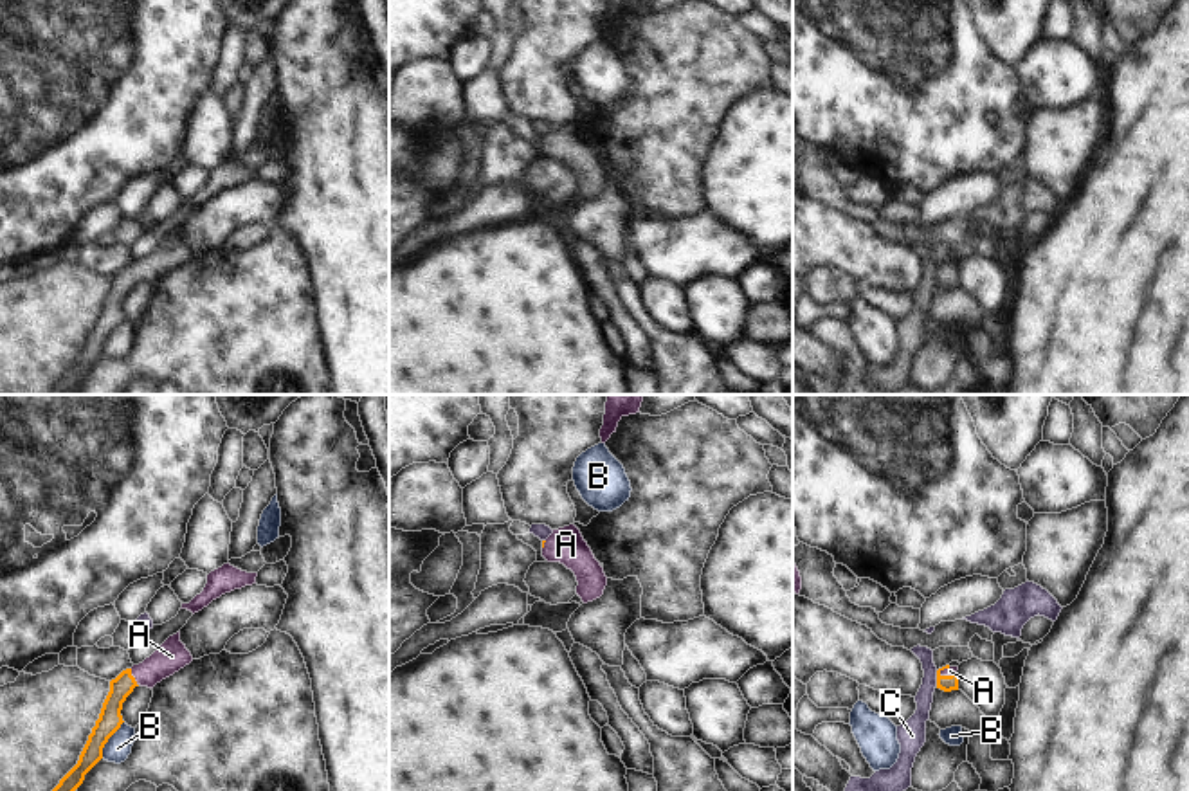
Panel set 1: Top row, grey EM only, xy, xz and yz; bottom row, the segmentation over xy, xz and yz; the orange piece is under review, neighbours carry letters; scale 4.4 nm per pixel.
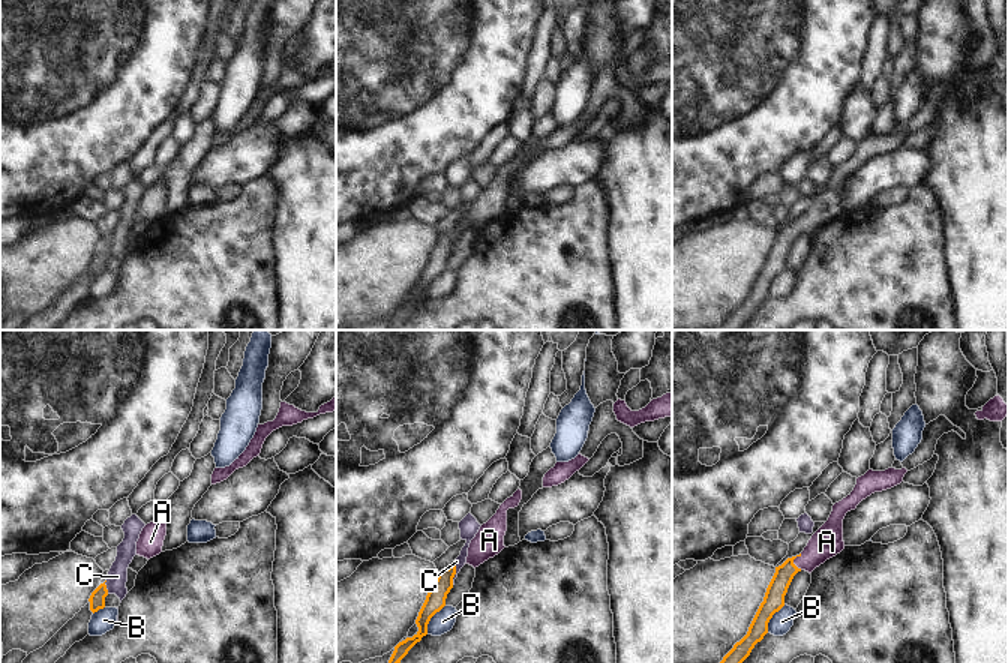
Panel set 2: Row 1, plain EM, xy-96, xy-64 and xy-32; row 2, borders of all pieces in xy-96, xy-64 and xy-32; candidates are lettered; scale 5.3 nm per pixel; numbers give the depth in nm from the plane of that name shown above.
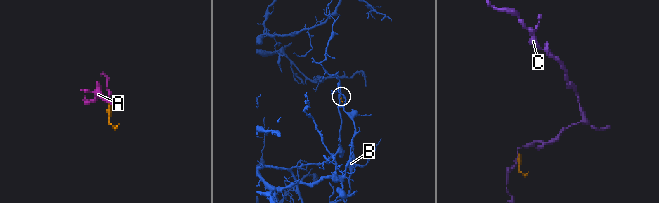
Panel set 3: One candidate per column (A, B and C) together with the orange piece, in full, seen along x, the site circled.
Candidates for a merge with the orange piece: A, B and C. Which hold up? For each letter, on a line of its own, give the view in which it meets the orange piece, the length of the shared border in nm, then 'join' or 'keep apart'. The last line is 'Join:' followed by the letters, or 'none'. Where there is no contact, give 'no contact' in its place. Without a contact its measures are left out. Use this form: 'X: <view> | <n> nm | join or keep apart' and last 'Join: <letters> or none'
A: xy | 90 nm | join
B: xy | 190 nm | keep apart
C: yz | 70 nm | keep apart
Join: A

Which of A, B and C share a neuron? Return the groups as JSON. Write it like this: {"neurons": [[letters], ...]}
{"neurons": [["A"], ["B"], ["C"]]}

